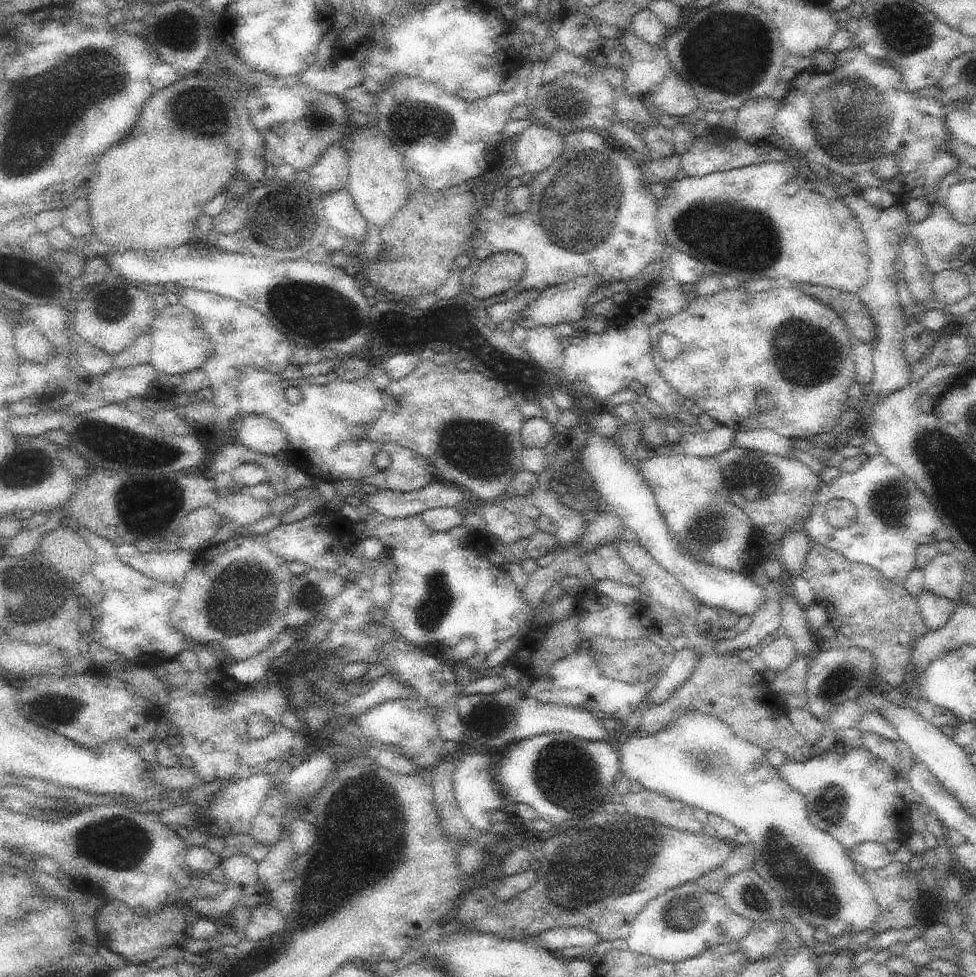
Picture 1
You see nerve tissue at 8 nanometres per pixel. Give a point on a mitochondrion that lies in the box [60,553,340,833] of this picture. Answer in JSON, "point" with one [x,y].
{"point":[244,597]}

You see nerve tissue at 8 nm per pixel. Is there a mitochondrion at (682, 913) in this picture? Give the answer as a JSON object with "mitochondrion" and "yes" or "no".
{"mitochondrion":"yes"}

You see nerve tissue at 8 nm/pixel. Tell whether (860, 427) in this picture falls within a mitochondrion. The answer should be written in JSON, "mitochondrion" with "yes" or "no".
{"mitochondrion":"no"}

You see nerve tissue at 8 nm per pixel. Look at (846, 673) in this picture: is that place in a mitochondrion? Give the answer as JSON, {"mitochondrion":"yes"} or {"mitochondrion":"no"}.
{"mitochondrion":"yes"}

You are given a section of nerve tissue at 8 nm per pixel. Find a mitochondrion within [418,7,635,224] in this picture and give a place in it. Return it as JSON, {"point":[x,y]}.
{"point":[564,105]}

